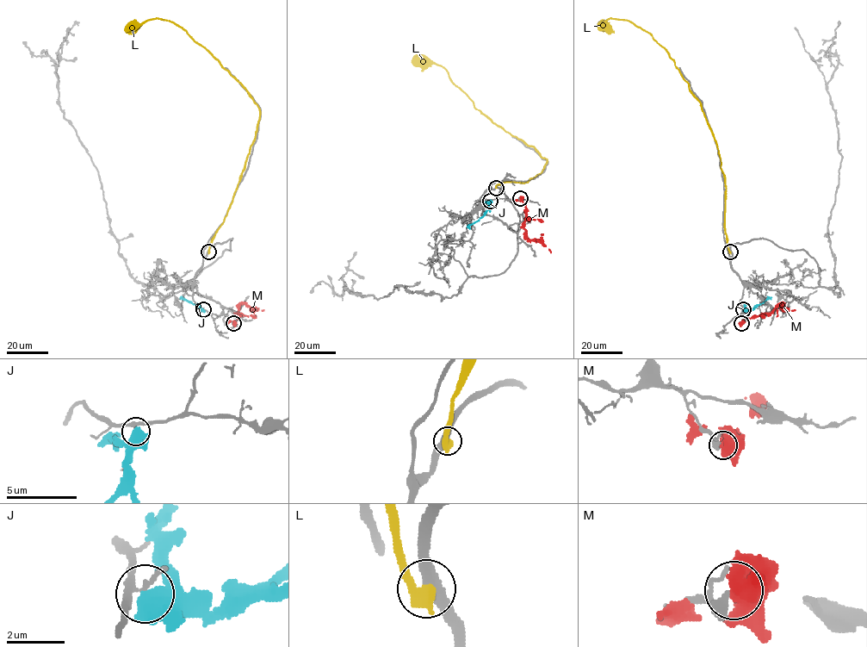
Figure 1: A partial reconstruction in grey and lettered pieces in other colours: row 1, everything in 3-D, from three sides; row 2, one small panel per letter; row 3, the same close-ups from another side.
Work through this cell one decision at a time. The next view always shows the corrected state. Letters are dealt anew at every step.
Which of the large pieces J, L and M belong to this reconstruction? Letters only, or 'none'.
none

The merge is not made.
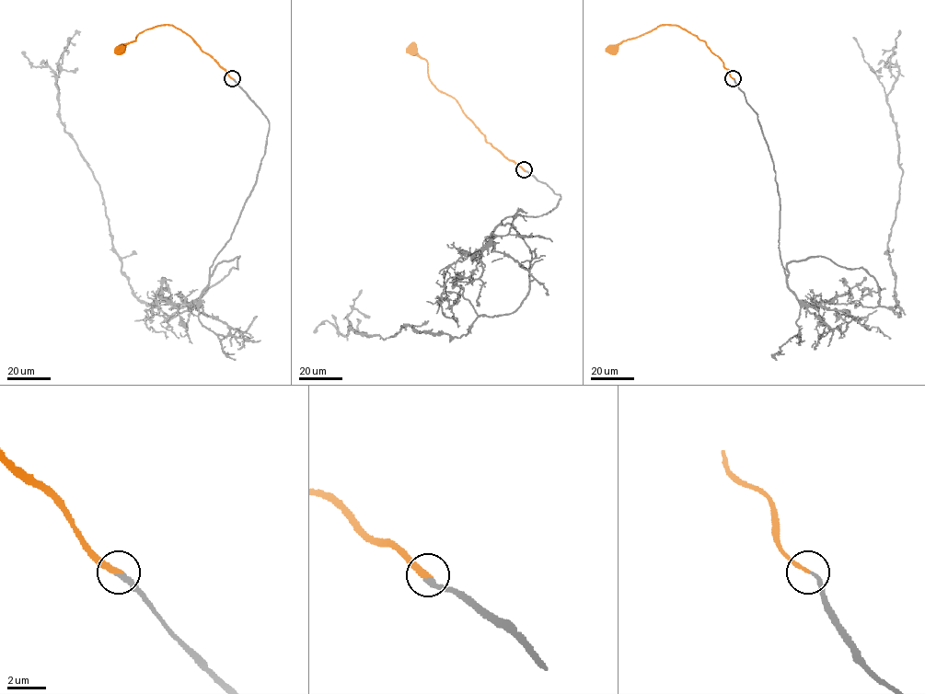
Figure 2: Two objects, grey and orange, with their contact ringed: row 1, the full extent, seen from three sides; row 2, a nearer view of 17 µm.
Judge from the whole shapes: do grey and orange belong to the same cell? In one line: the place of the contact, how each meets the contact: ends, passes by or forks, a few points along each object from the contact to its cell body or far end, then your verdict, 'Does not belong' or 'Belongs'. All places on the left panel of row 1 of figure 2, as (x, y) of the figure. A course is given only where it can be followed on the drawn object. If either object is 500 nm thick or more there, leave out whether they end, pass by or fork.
Place: (232, 78). At the ring grey ends. At the ring orange ends. Course of grey: (233, 78), (269, 128), (210, 273), (237, 269), (168, 317), (121, 271), (61, 120), (57, 63), (80, 31). Course of orange: (233, 78), (190, 35), (172, 25), (145, 29), (135, 40), (128, 42), (121, 52), (121, 50). Belongs

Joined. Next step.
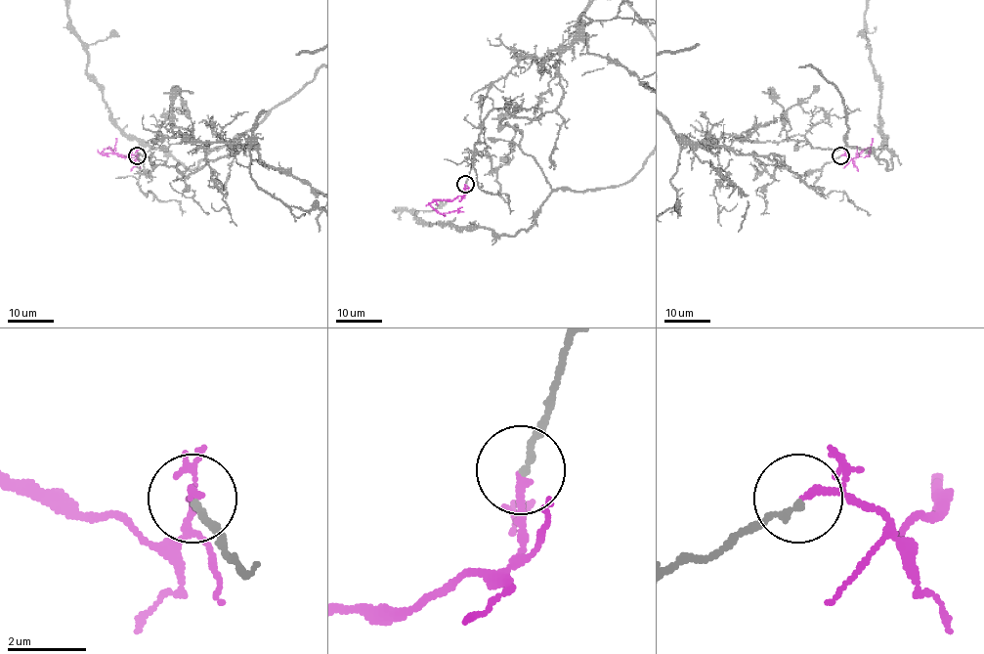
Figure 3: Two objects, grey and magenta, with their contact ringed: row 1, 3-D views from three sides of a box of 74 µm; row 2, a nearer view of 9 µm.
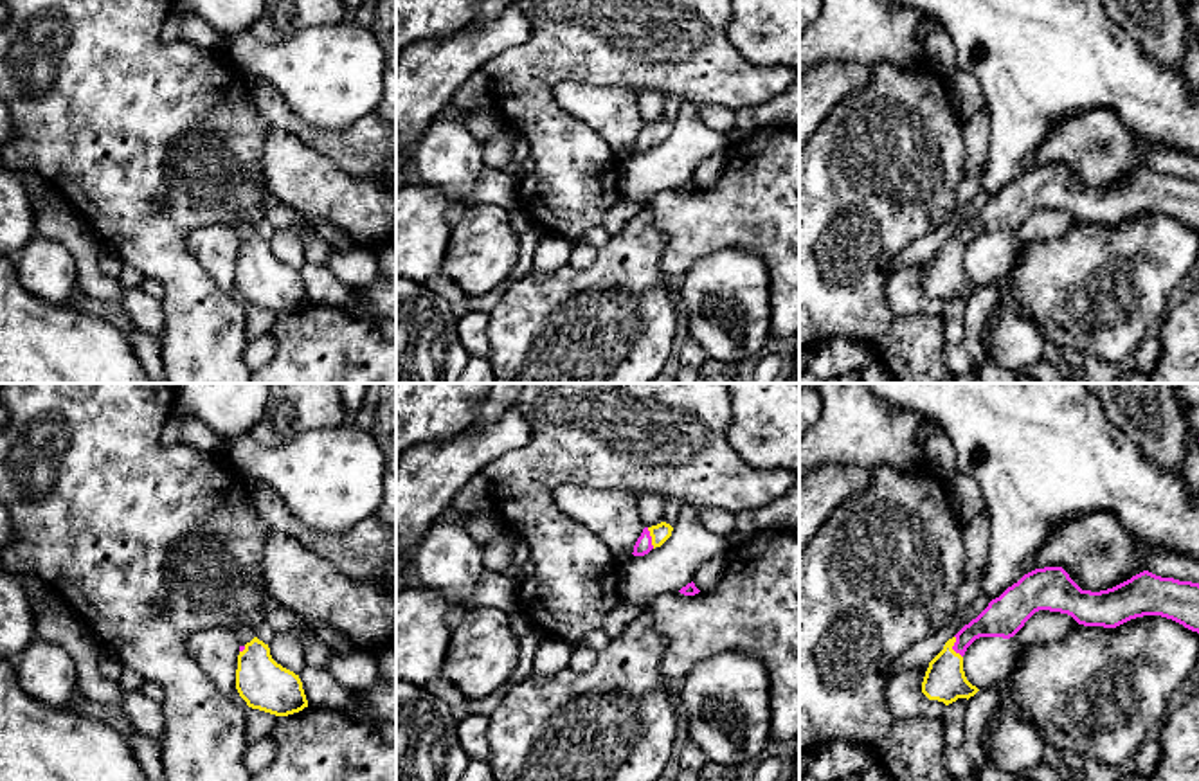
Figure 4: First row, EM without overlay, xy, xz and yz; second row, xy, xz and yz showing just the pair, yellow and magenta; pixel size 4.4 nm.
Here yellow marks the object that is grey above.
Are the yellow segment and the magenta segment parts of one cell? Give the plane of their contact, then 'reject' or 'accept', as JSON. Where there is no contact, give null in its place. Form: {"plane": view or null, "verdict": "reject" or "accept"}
{"plane": "yz", "verdict": "accept"}

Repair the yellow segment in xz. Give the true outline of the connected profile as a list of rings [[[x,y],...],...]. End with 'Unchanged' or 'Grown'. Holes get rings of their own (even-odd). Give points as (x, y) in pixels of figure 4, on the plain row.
[[[661,119],[652,124],[645,124],[641,133],[637,135],[634,142],[634,153],[645,153],[652,146],[661,144],[670,133],[672,133],[673,124],[666,119]]]. Grown

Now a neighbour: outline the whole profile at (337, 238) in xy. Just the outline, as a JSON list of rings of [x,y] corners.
[[[313,218],[313,227],[335,250],[356,248],[356,243],[338,227],[331,225],[324,218]]]

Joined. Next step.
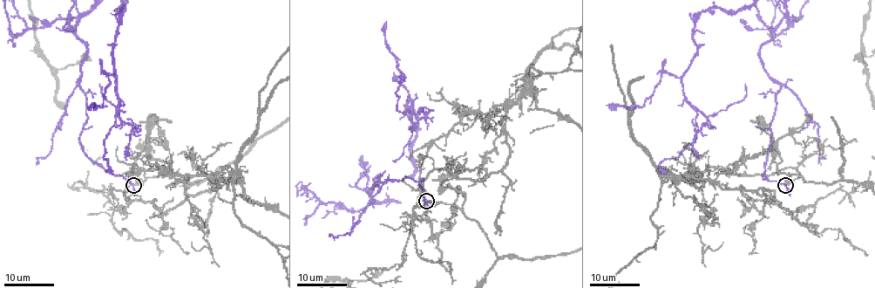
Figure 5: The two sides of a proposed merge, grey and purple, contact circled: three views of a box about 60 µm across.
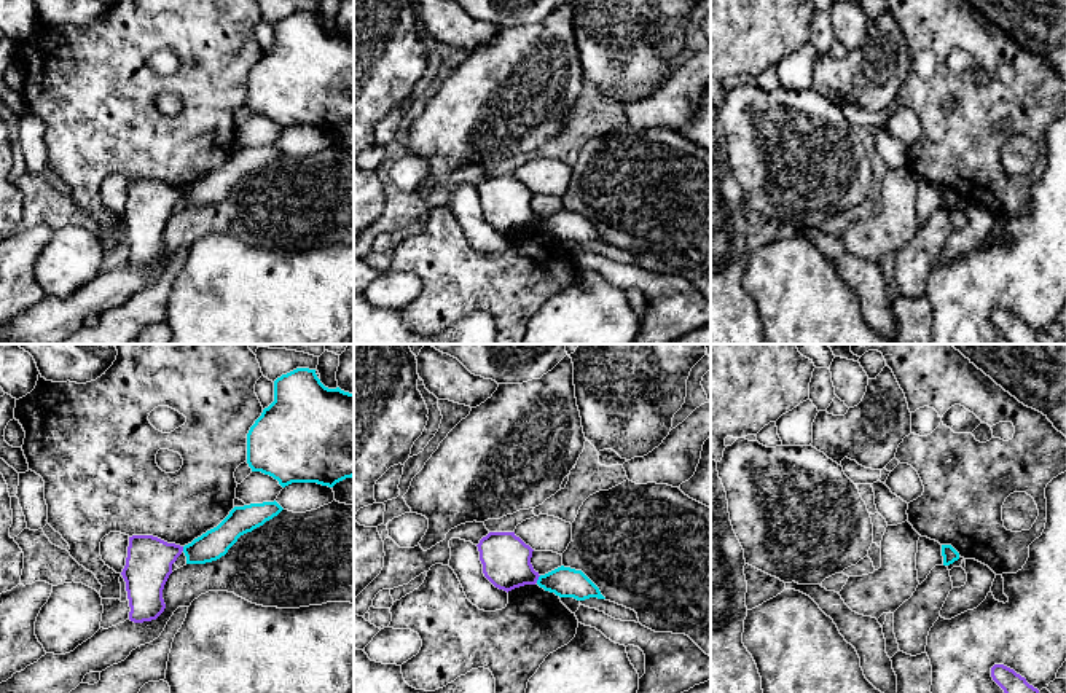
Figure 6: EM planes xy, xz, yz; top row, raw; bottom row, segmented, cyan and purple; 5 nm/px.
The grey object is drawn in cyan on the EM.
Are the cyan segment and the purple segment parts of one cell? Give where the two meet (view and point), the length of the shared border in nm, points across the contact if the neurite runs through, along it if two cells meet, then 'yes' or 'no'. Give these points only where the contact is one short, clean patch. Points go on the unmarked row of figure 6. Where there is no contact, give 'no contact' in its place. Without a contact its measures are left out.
xz (539, 222) | 50 nm | along xz (540, 219), (536, 225) | no

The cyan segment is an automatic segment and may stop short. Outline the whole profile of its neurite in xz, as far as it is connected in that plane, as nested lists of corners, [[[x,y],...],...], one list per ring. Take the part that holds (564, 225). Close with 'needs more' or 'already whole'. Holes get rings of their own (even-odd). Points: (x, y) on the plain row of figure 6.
[[[564,209],[540,218],[537,228],[559,241],[574,241],[577,244],[590,241],[606,242],[599,231],[582,213]]] | already whole

